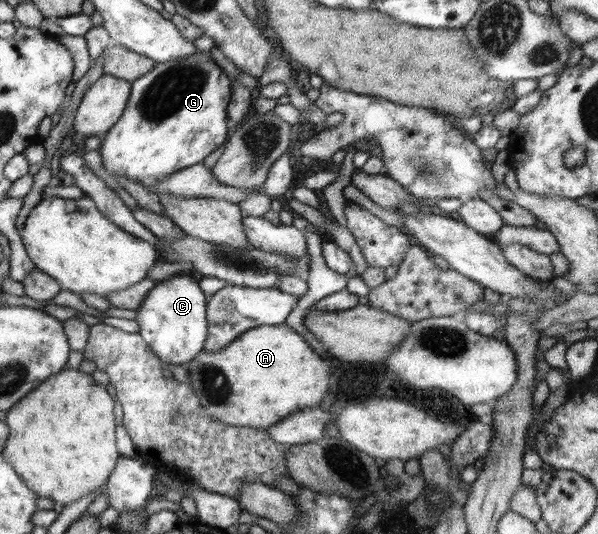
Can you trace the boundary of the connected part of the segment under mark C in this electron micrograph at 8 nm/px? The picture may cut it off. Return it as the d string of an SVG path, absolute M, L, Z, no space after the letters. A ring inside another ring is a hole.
M190 272L176 273L167 279L160 280L148 293L140 308L136 310L135 320L139 324L140 336L142 336L147 346L150 346L161 363L169 362L170 364L184 366L184 364L196 358L203 351L208 334L207 299L204 291L199 287L198 277L192 278Z

